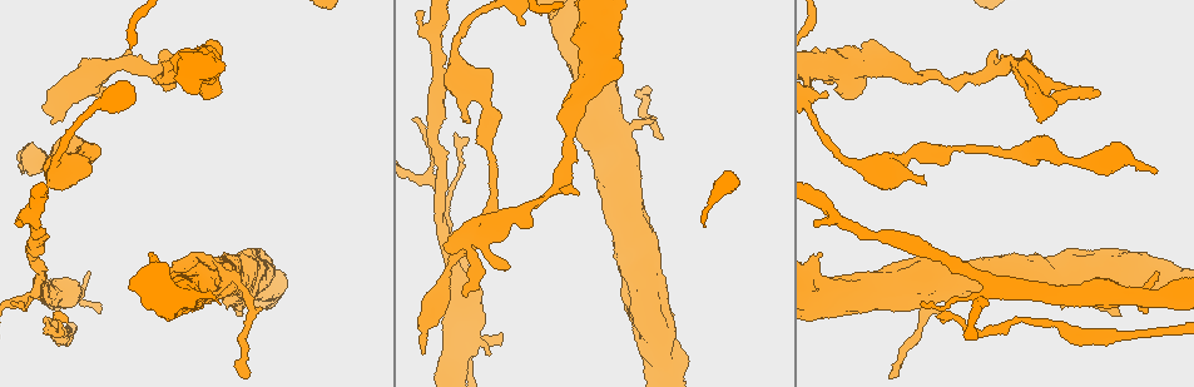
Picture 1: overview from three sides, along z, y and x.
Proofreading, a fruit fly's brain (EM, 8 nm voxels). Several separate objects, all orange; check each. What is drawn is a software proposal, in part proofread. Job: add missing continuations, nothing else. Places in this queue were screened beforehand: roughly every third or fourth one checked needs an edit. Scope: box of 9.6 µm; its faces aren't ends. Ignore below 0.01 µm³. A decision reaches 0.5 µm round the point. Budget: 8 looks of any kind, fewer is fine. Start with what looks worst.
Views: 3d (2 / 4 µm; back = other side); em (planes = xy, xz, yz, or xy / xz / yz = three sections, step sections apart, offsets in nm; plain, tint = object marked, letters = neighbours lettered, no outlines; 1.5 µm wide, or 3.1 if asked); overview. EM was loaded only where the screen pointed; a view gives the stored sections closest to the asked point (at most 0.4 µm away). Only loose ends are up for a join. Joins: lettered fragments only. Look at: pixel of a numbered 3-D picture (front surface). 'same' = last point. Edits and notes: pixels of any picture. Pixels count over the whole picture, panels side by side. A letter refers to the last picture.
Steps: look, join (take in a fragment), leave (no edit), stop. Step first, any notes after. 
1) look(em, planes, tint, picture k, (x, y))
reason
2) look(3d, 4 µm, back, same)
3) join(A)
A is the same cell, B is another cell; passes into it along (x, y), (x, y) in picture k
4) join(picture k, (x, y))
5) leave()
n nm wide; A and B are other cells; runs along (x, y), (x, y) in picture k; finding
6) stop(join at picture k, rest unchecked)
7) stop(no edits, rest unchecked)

look(3d, 4 µm, picture 1, (938, 318))
thin end

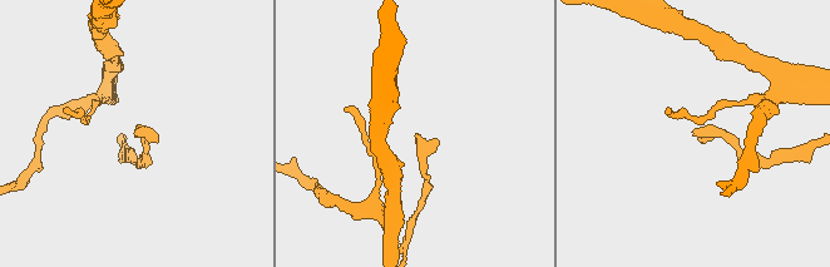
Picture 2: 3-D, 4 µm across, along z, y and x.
look(em, xy, step 8, tint, picture 2, (693, 133))

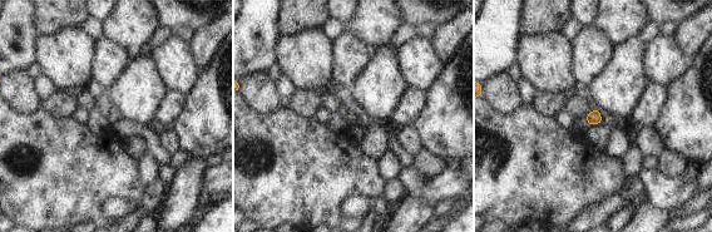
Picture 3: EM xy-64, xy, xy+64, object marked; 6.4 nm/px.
look(em, planes, letters, same)

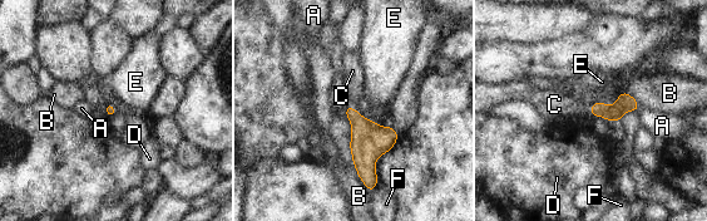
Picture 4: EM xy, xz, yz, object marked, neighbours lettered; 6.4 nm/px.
join(C)
B touches over 220 nm; C is the same cell, A, B, D, E and F are other cells; passes into it along (369, 141), (351, 107), (352, 70) in picture 4; it goes on there

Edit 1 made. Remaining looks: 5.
look(overview)
redraw

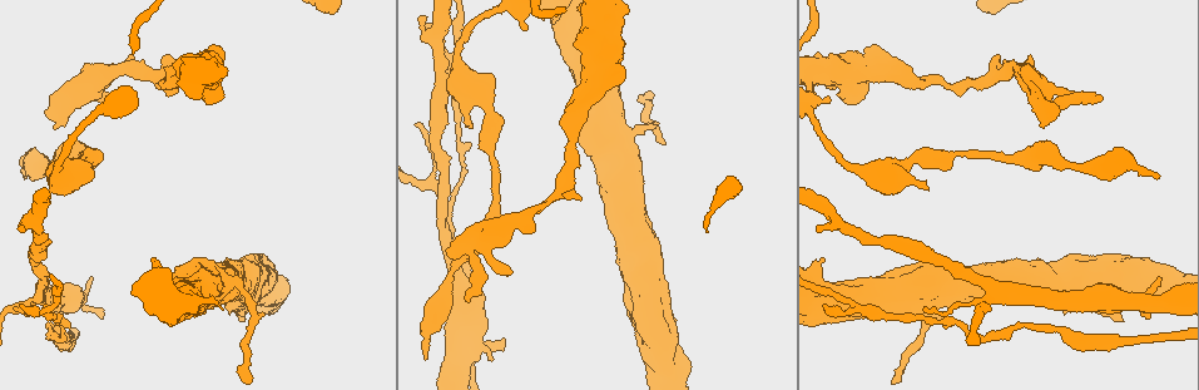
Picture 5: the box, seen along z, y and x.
look(em, yz, step 8, tint, picture 5, (929, 191))

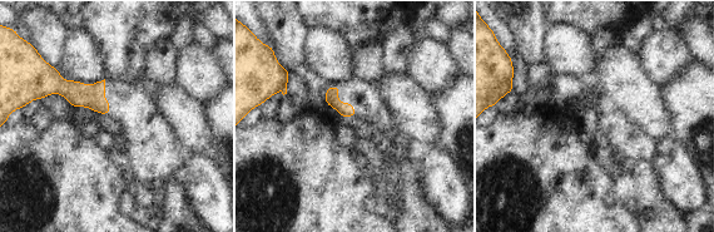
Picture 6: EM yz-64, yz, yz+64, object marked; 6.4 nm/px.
look(em, yz, step 8, letters, same)
what lies round it

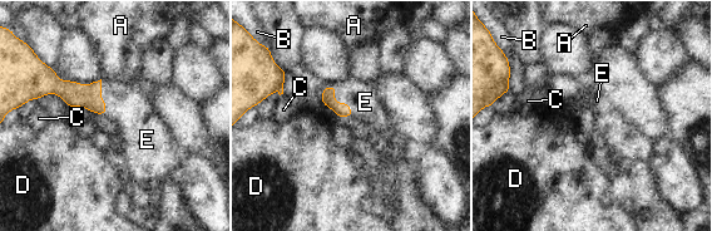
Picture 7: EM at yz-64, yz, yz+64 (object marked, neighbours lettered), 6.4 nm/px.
join(E)
E is the same cell, A, B, C and D are other cells; passes into it along (342, 109), (336, 101), (365, 102) in picture 7; it goes on there

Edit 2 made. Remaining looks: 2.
look(em, 3.1 µm, planes, plain, picture 5, (468, 299))
an open end

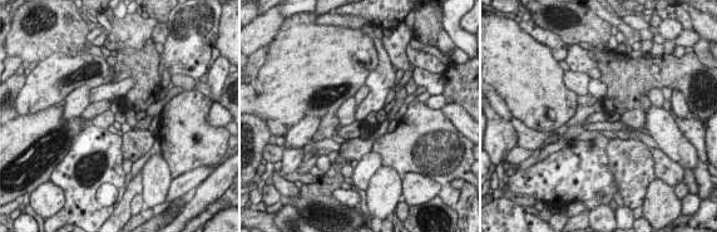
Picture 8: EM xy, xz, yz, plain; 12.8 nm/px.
look(em, 3.1 µm, planes, letters, same)
what lies round it

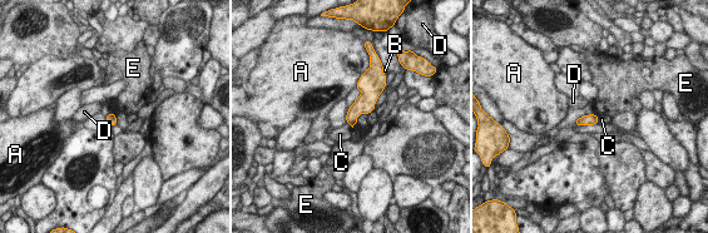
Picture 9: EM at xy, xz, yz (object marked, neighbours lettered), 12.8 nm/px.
leave()
A touches over 160 nm; A, B, C, D and E are other cells; border along (597, 115), (598, 123) in picture 9; none of them fits

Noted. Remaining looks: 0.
stop(join at picture 4, join at picture 7, rest unchecked)

